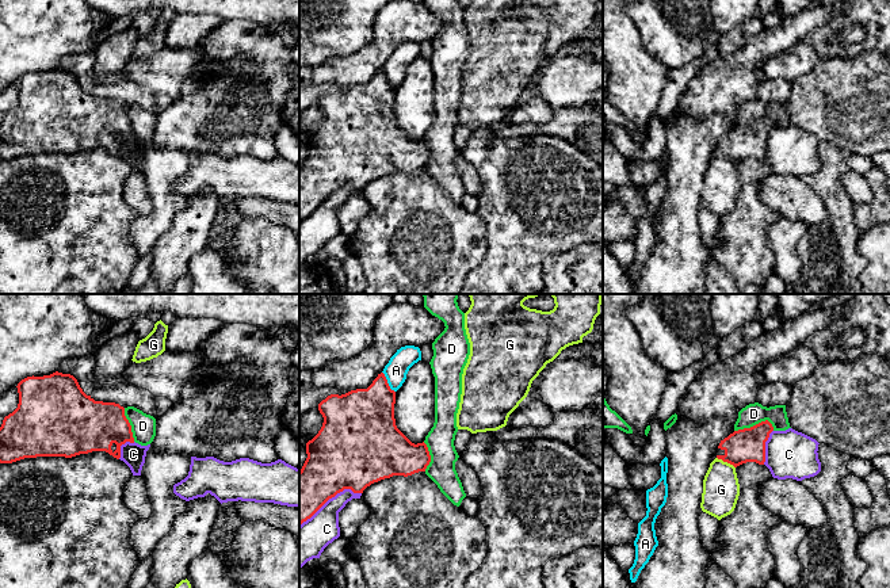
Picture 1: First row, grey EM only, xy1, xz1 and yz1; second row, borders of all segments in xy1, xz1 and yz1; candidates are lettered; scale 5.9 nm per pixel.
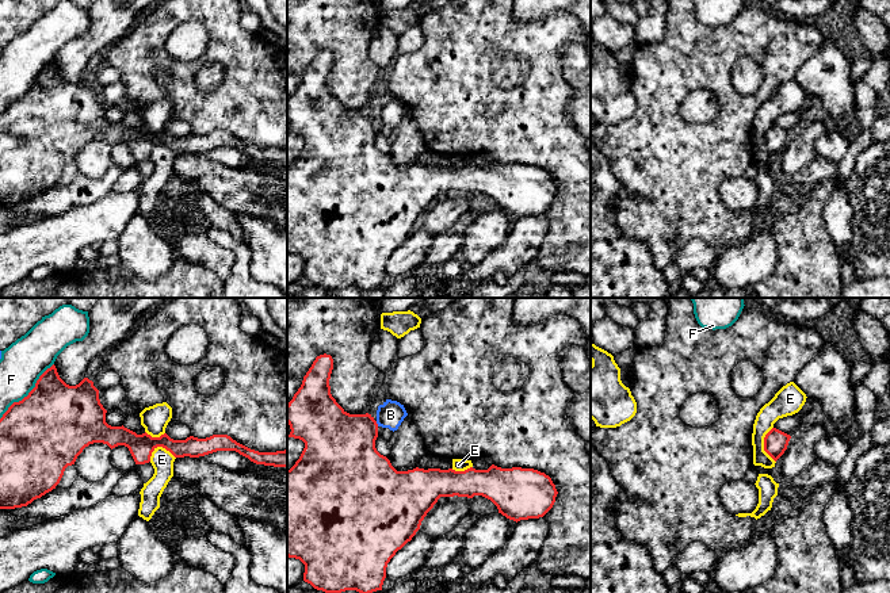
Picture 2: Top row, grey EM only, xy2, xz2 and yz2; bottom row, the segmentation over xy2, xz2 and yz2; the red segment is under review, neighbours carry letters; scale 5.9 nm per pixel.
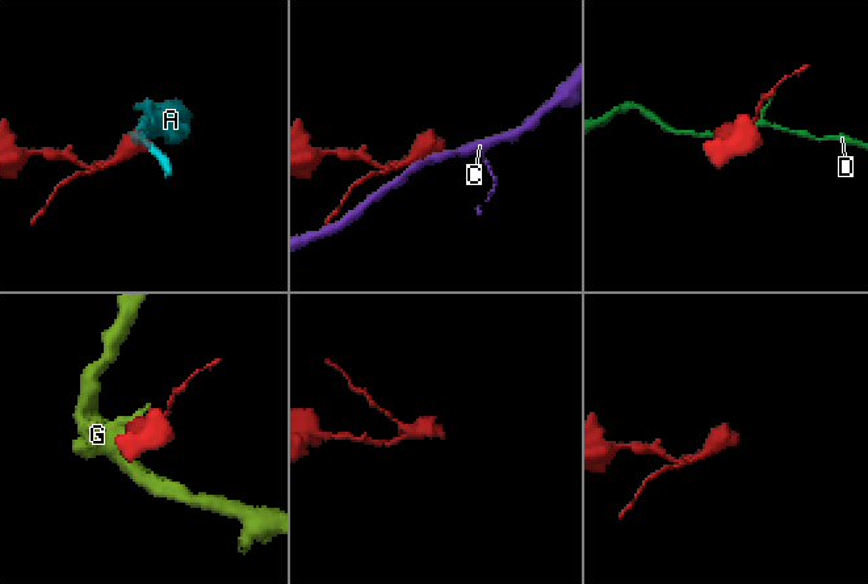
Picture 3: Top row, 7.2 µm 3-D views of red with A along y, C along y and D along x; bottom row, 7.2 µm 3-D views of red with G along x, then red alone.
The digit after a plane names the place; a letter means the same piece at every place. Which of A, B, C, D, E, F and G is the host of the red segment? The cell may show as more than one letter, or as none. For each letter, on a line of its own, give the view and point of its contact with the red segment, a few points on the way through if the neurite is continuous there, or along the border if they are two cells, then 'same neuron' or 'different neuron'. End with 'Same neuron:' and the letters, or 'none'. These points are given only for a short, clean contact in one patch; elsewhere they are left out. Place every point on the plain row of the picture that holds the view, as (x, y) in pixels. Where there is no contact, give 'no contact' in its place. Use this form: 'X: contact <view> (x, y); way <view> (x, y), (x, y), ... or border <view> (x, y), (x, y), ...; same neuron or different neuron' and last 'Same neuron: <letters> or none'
A: contact xz1 (386, 79); border xz1 (382, 68), (388, 81), (394, 88); different neuron
B: contact xz2 (377, 121); different neuron
C: contact xz1 (329, 194); different neuron
D: contact yz1 (753, 122); border yz1 (774, 123), (767, 117), (761, 117), (734, 128); different neuron
E: contact yz2 (764, 141); border yz2 (772, 123), (764, 134), (764, 148), (775, 159); different neuron
F: contact xy2 (29, 91); different neuron
G: contact yz1 (726, 157); border yz1 (717, 153), (734, 164); different neuron
Same neuron: none

